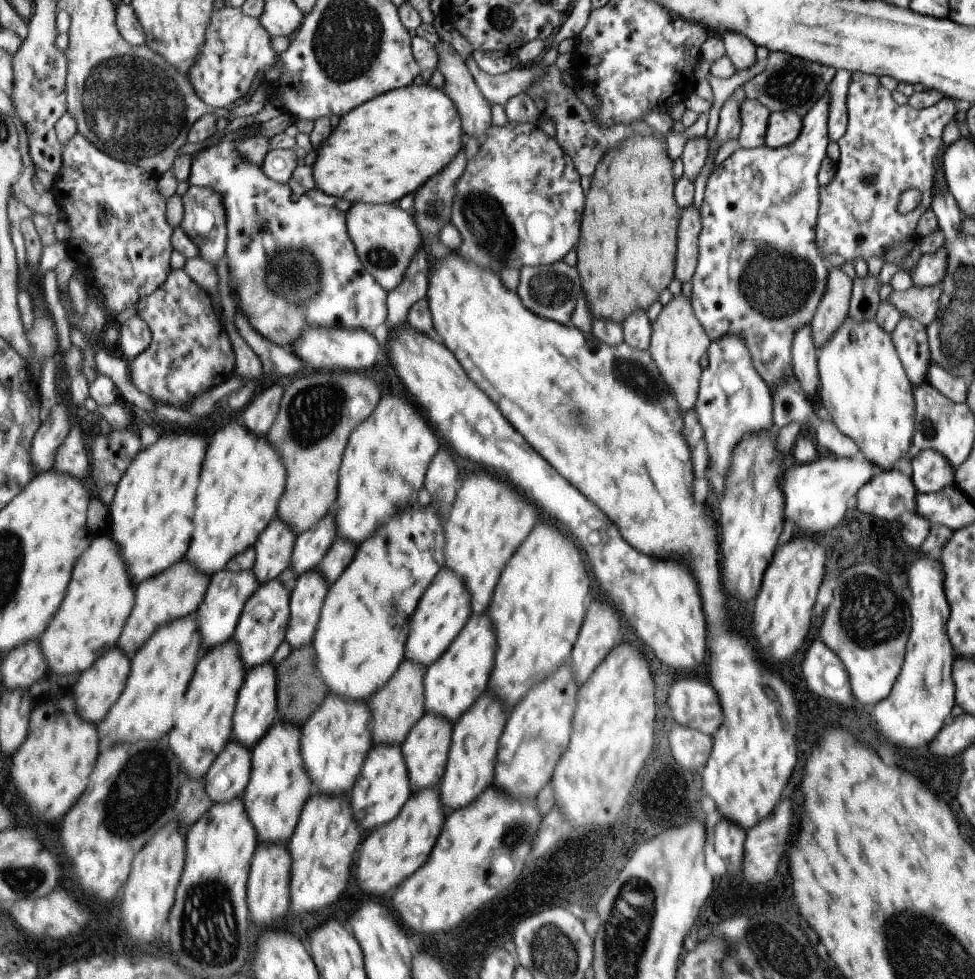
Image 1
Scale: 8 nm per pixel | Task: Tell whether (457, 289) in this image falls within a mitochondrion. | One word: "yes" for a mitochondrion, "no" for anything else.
no

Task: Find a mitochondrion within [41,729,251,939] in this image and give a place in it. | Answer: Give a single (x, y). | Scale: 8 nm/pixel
(143, 797)

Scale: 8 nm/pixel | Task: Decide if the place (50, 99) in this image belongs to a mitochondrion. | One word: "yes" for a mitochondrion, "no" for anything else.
no

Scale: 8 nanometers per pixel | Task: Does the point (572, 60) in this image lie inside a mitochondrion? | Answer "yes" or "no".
no

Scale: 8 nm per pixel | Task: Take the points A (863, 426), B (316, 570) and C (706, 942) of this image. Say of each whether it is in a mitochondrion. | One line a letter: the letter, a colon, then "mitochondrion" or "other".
A: other
B: other
C: other

